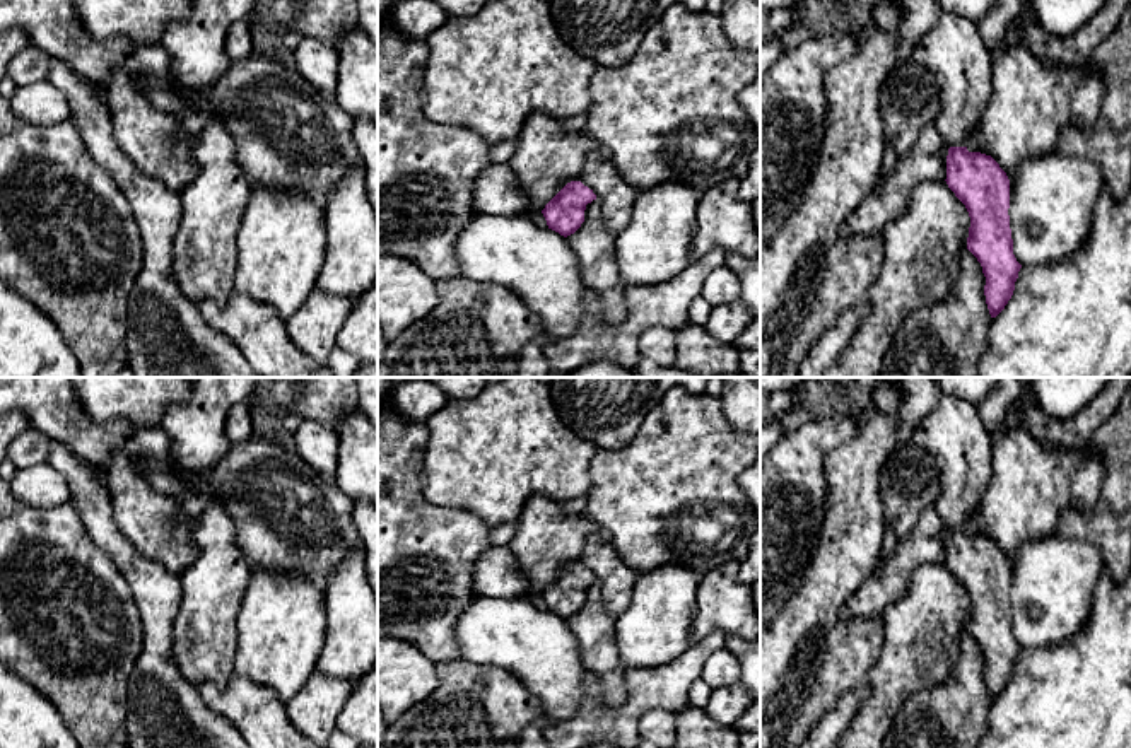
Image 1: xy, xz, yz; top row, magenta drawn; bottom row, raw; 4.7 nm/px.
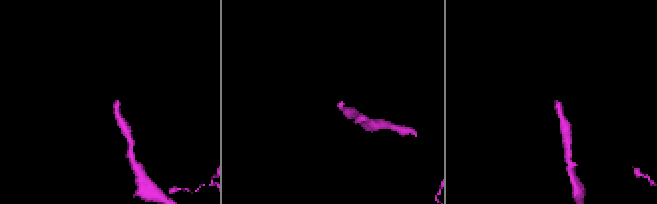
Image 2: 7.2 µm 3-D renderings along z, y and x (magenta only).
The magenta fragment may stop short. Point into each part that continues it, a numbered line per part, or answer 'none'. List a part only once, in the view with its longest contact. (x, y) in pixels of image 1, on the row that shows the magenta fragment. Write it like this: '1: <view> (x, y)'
1: yz (954, 50)

